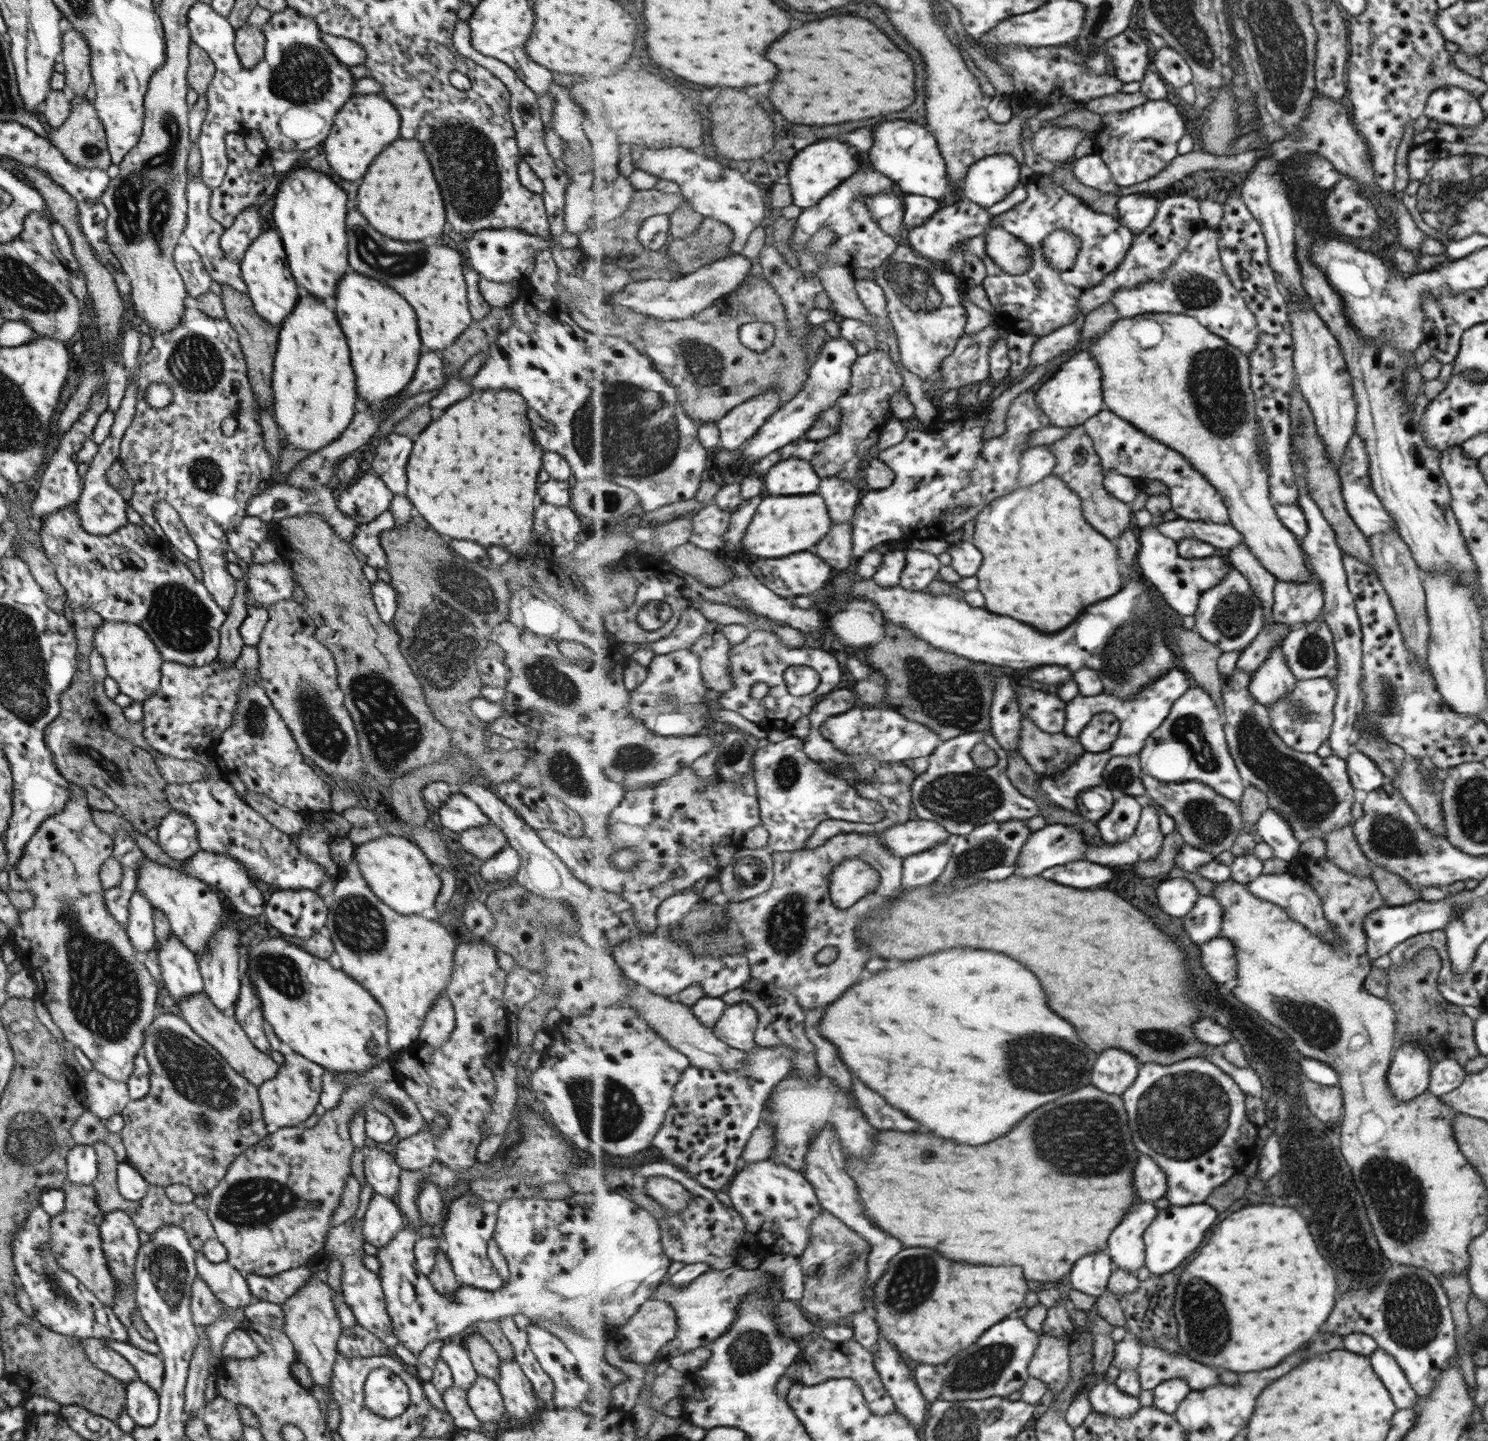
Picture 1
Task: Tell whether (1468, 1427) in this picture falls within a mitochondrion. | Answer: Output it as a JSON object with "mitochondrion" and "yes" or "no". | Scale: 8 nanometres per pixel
{"mitochondrion":"no"}

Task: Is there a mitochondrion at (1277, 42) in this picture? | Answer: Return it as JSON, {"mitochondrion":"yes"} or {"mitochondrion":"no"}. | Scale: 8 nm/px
{"mitochondrion":"yes"}

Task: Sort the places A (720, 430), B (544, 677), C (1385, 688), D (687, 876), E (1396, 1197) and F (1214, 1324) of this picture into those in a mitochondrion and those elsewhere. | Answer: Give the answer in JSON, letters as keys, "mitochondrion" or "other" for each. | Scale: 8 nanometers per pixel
{"A":"other","B":"mitochondrion","C":"mitochondrion","D":"other","E":"mitochondrion","F":"mitochondrion"}

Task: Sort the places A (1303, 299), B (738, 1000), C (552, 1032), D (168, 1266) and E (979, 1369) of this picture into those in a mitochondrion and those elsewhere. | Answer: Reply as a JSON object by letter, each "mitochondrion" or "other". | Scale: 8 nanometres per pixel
{"A":"other","B":"other","C":"other","D":"mitochondrion","E":"mitochondrion"}

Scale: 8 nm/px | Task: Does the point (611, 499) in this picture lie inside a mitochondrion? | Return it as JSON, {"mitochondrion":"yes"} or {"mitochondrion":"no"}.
{"mitochondrion":"yes"}

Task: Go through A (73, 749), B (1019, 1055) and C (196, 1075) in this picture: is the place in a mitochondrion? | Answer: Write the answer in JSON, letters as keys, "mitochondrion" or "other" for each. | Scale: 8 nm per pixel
{"A":"mitochondrion","B":"mitochondrion","C":"mitochondrion"}

